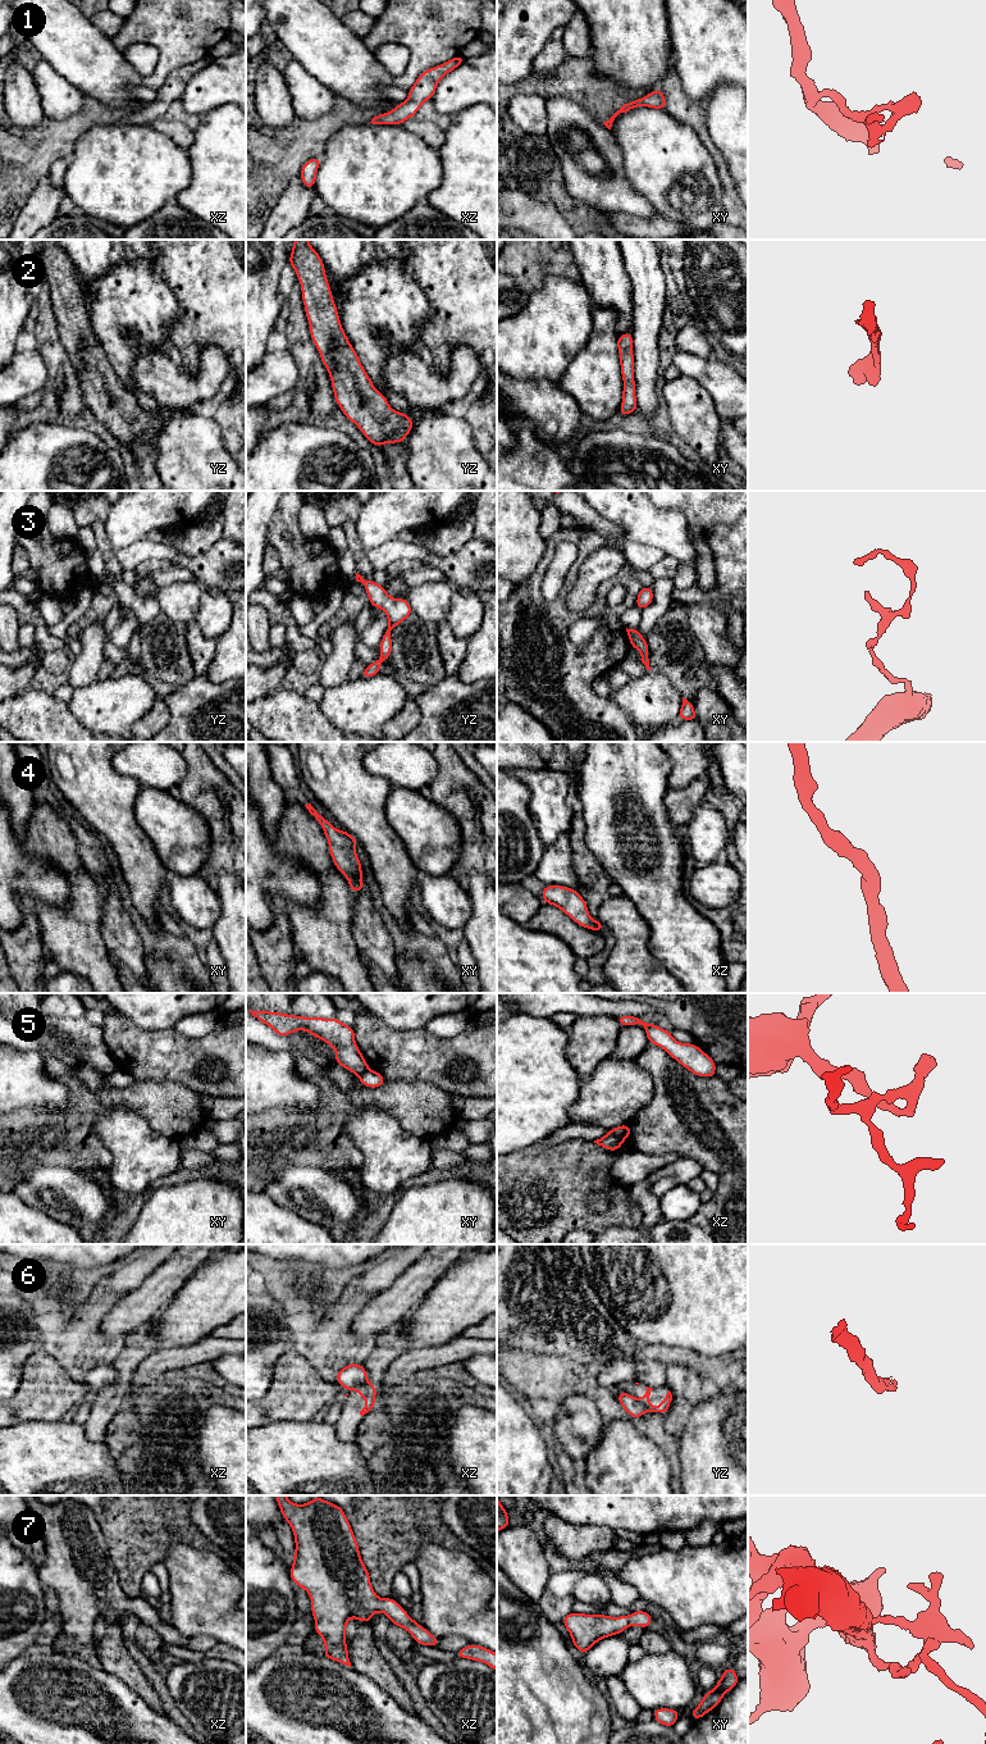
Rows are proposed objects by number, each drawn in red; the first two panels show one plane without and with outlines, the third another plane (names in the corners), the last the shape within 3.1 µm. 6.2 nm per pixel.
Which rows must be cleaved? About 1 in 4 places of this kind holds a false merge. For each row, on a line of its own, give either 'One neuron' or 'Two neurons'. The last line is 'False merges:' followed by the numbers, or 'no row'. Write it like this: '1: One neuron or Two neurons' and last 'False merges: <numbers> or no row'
1: One neuron
2: One neuron
3: One neuron
4: One neuron
5: Two neurons
6: Two neurons
7: One neuron
False merges: 5, 6

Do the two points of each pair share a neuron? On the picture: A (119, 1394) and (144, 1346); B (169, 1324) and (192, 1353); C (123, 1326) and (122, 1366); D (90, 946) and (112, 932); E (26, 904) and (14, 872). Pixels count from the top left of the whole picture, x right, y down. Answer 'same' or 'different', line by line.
A: same
B: different
C: different
D: different
E: different

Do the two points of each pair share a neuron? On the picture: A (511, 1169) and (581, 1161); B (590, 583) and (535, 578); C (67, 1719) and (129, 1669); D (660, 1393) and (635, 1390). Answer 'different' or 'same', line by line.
A: same
B: different
C: different
D: same

